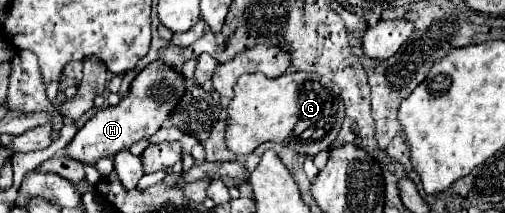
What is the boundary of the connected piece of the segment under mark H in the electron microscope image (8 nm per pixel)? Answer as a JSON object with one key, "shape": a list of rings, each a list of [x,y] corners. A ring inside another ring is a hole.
{"shape":[[[150,63],[138,73],[130,85],[130,93],[118,105],[100,109],[92,119],[86,121],[84,127],[78,129],[76,137],[66,147],[66,157],[84,165],[94,165],[98,159],[114,157],[116,153],[130,149],[136,141],[148,139],[160,129],[172,107],[176,107],[180,95],[184,95],[184,87],[186,81],[172,71],[172,67],[164,67],[164,63]]]}

